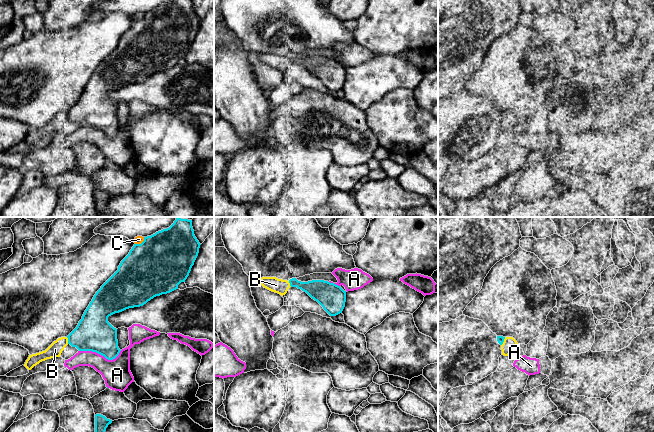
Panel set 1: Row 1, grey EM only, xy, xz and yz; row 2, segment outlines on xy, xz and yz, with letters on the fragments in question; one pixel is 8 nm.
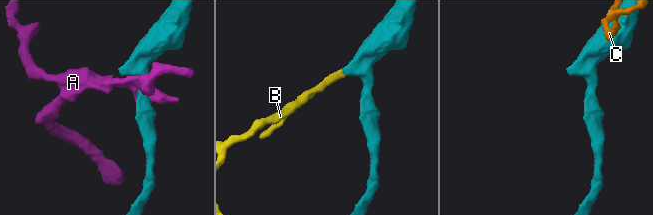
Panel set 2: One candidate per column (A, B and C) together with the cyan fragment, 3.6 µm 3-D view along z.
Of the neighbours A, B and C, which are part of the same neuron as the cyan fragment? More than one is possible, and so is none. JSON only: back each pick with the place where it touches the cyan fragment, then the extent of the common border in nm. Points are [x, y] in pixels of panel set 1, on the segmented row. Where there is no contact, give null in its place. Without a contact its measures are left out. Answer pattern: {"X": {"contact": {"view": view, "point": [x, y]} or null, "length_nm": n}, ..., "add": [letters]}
{"B": {"contact": {"view": "xy", "point": [68, 340]}, "length_nm": 60}, "add": ["B"]}

